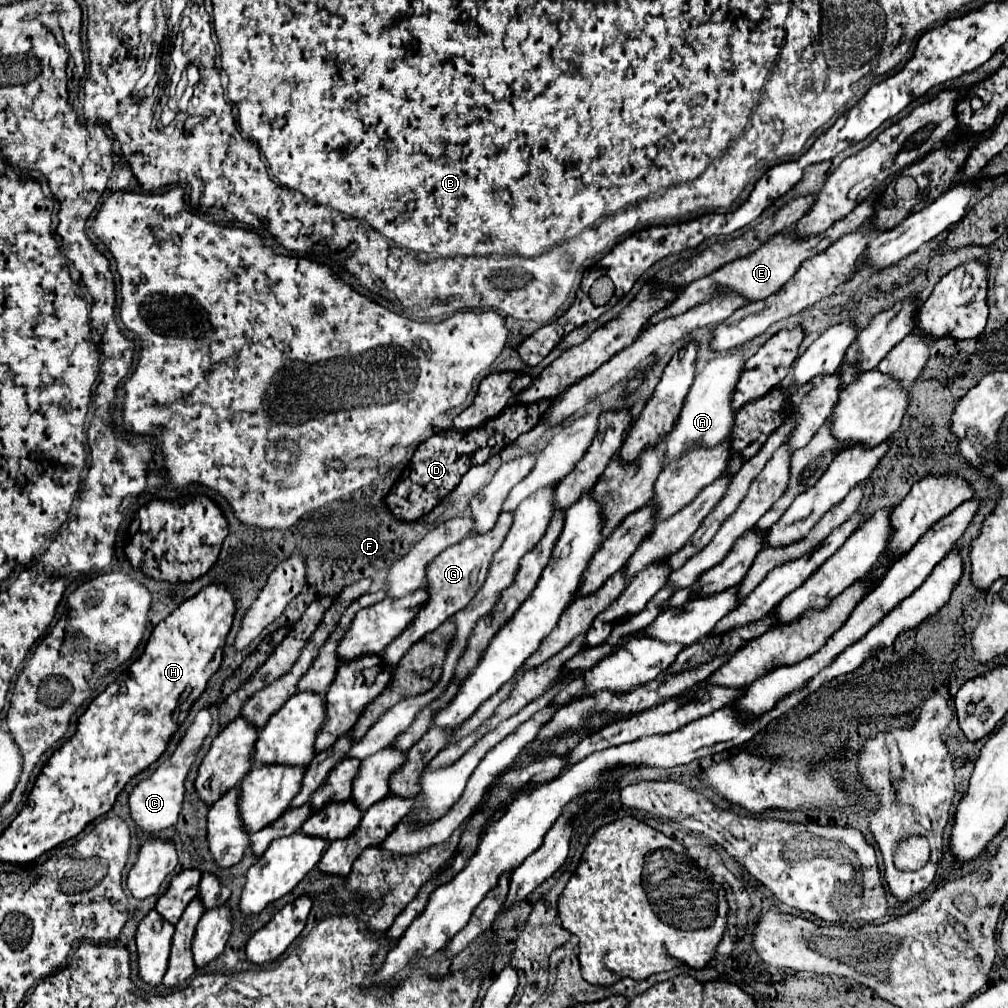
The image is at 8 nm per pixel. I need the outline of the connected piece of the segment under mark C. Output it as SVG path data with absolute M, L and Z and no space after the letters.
M202 709L198 711L194 723L186 729L186 733L182 735L182 739L178 741L174 753L144 781L140 781L134 791L128 797L128 807L130 807L130 817L136 823L136 827L140 827L144 833L156 833L162 829L168 829L176 823L178 813L182 809L182 799L184 799L184 779L188 775L188 769L194 761L196 751L200 749L204 737L210 733L212 727L212 715Z

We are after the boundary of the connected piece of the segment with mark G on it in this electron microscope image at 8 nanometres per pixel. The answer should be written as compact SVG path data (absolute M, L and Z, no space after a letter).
M500 513L496 525L488 533L484 533L484 535L468 535L458 545L452 545L452 547L444 549L426 567L428 601L422 605L422 609L418 611L418 615L414 617L414 621L406 627L406 631L402 631L402 635L398 635L398 639L394 639L394 643L390 643L390 647L386 647L386 651L382 651L382 659L386 659L386 667L390 667L390 669L396 667L398 661L402 659L402 655L416 641L420 641L426 633L432 633L450 615L454 615L456 611L460 611L462 607L468 605L468 601L474 597L474 593L478 591L478 587L484 583L488 567L490 567L490 559L500 549L504 537L508 533L510 523L512 523L512 513Z

